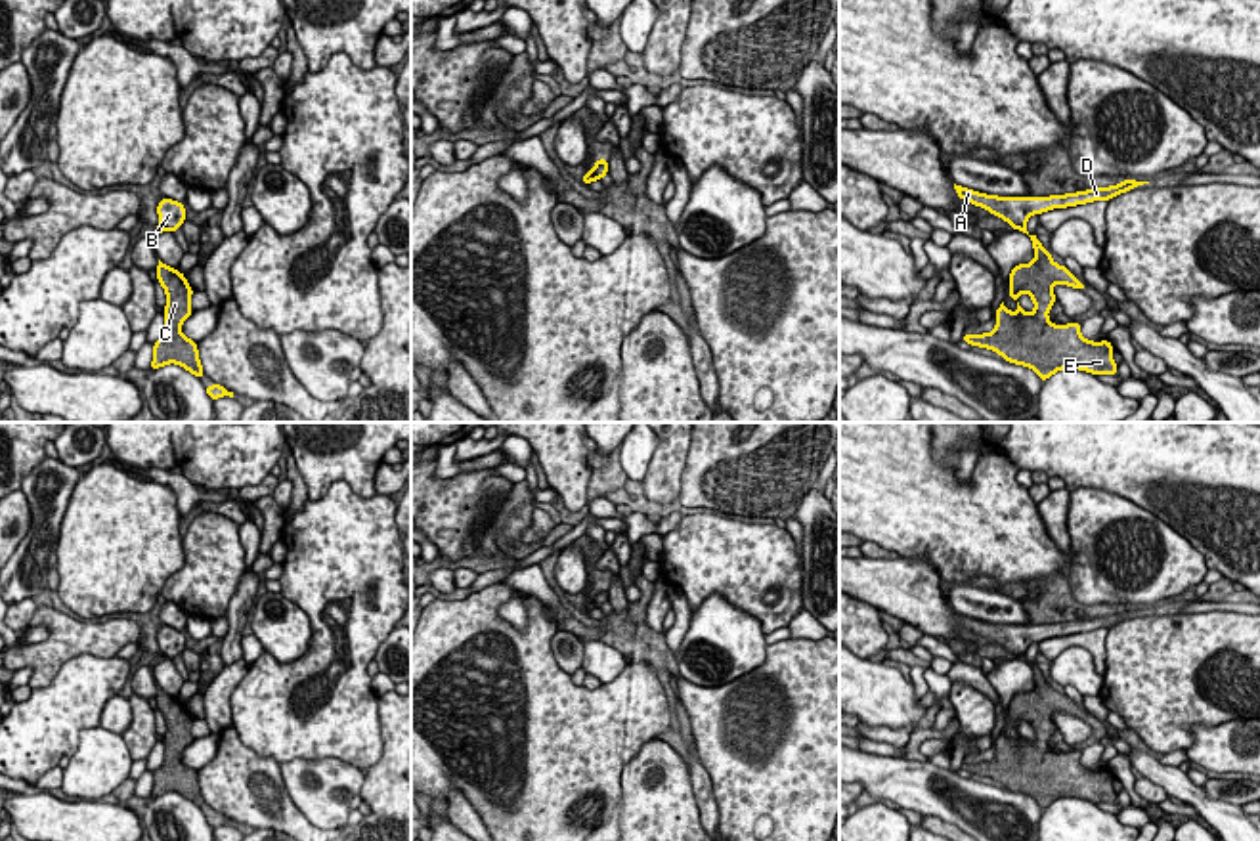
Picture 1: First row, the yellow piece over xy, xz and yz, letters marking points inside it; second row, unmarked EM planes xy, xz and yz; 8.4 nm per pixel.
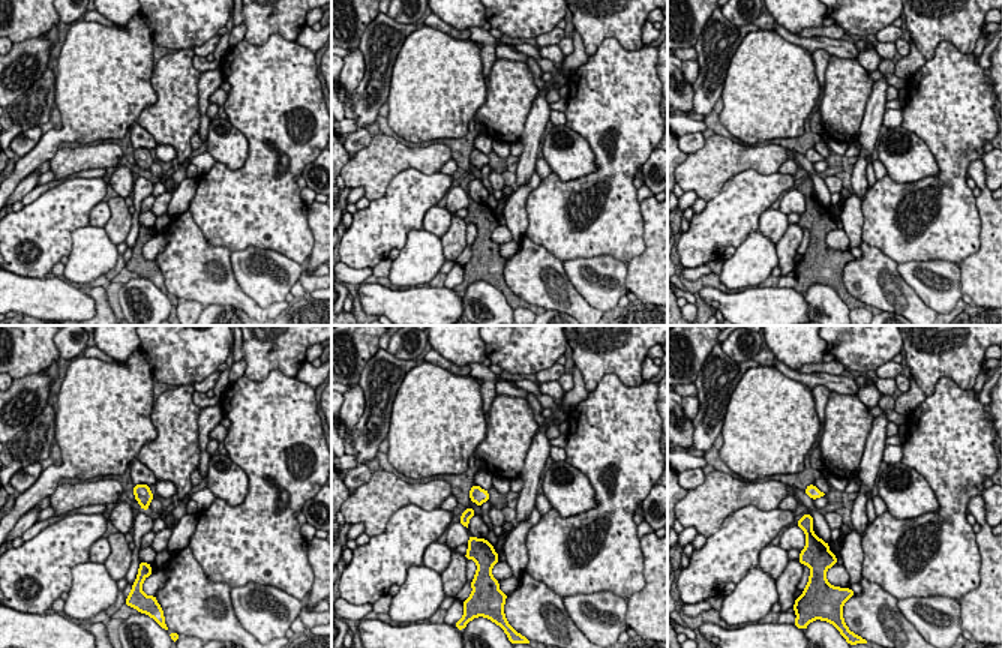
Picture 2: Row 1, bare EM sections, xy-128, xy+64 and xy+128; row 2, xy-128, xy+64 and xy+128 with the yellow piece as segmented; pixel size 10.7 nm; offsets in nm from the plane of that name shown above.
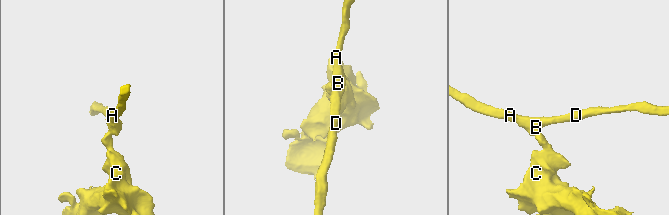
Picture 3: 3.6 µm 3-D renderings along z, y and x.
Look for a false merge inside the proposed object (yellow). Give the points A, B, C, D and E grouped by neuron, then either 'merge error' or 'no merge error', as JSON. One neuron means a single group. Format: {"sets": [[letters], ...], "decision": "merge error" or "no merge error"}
{"sets": [["A", "B", "D"], ["C", "E"]], "decision": "merge error"}

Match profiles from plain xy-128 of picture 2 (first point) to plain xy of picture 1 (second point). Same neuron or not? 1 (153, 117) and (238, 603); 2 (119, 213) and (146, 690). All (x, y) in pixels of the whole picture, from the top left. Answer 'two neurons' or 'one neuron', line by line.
1: two neurons
2: two neurons

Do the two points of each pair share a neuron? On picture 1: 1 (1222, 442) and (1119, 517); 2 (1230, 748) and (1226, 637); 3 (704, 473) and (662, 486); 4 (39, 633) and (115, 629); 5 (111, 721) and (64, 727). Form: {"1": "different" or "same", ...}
{"1": "different", "2": "different", "3": "different", "4": "different", "5": "different"}

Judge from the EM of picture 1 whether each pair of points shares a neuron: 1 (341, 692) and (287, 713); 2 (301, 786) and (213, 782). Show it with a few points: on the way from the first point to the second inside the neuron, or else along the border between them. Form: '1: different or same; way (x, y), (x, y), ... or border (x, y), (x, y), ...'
1: same; way (327, 704), (304, 721), (301, 719)
2: different; border (280, 765), (287, 796), (310, 820)

